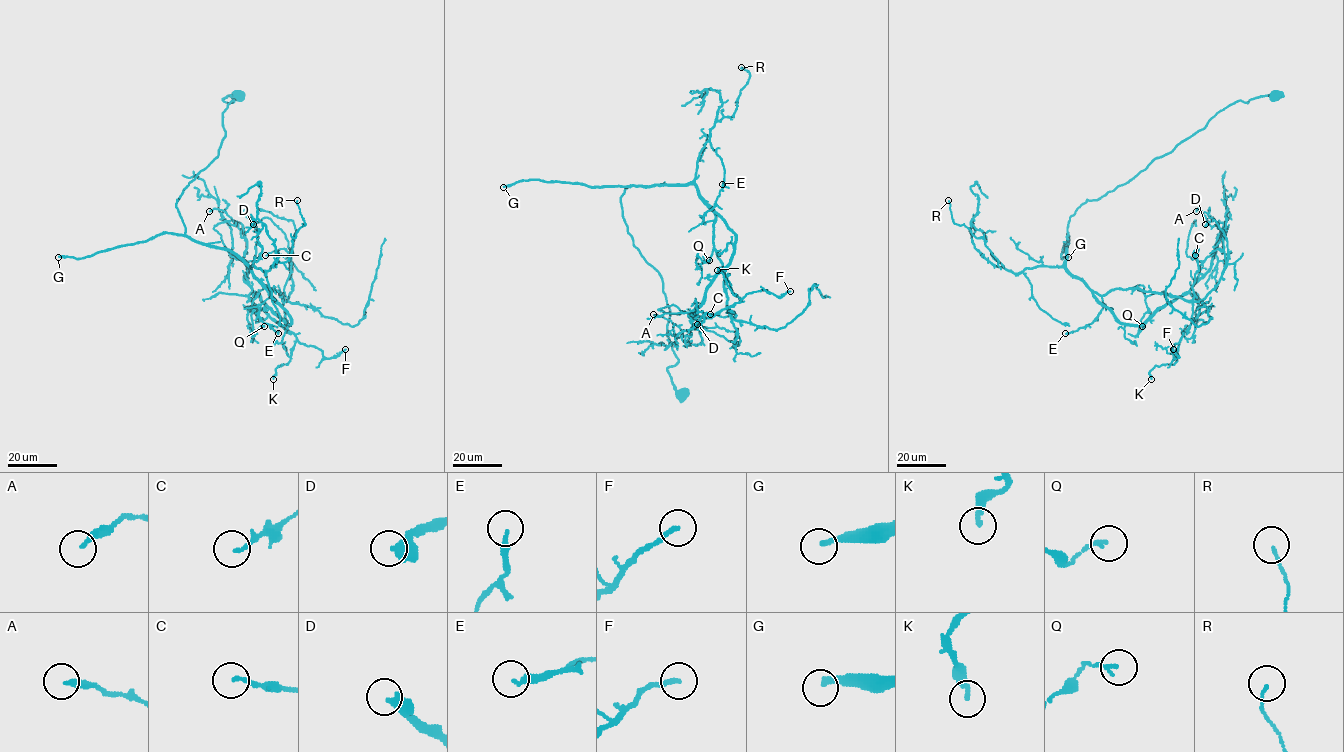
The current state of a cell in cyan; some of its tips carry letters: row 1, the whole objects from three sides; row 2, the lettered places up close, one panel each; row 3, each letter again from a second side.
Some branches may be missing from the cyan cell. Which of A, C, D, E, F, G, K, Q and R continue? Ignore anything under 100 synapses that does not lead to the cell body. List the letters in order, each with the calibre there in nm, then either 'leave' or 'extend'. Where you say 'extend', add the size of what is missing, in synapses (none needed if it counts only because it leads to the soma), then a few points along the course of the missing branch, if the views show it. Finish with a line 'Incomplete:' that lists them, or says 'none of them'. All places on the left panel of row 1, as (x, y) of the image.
A: 240 nm thick; leave
C: 150 nm thick; leave
D: 280 nm thick; leave
E: 240 nm thick; leave
F: 190 nm thick; leave
G: 240 nm thick; extend; about 200 synapses; missing branch runs (58, 257), (16, 265), (7, 277), (14, 285), (35, 256), (91, 232), (126, 223), (140, 238), (161, 224)
K: 220 nm thick; leave
Q: 170 nm thick; leave
R: 90 nm thick; leave
Incomplete: G

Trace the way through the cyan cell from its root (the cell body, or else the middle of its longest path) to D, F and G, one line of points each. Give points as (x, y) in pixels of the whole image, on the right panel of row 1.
D: (1276, 97), (1228, 105), (1083, 203), (1065, 267), (1101, 295), (1202, 300), (1225, 264), (1205, 224)
F: (1276, 97), (1228, 105), (1070, 217), (1065, 267), (1119, 321), (1196, 299), (1177, 358), (1173, 349)
G: (1276, 97), (1228, 105), (1127, 183), (1083, 203), (1068, 223), (1061, 254), (1068, 257)

